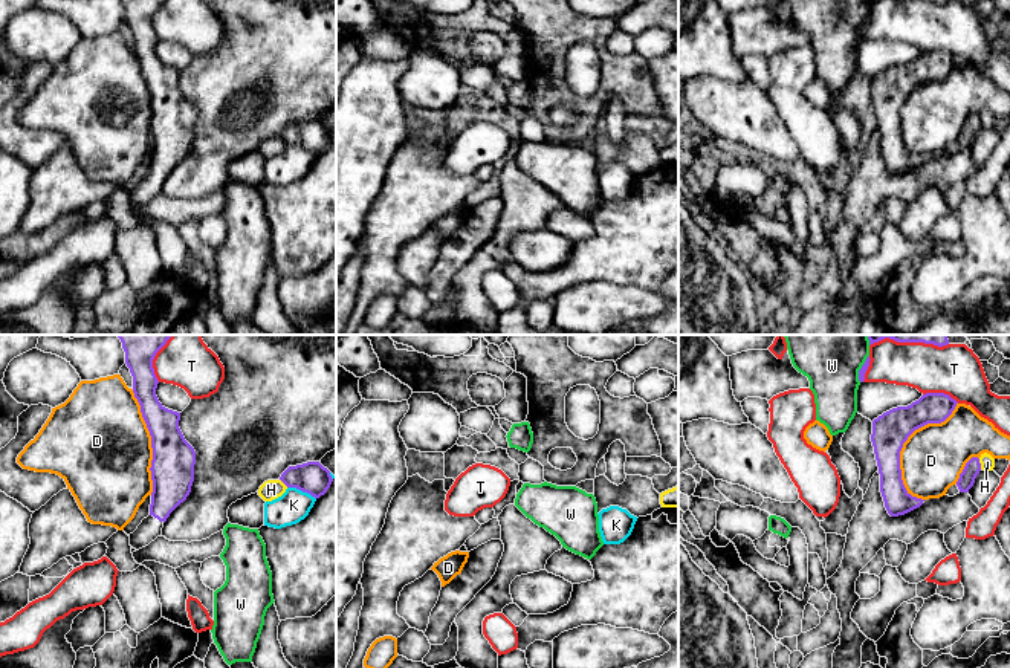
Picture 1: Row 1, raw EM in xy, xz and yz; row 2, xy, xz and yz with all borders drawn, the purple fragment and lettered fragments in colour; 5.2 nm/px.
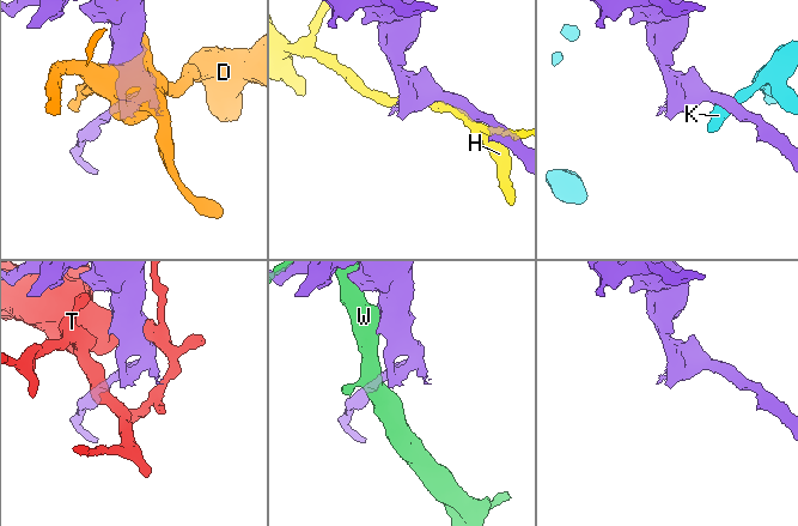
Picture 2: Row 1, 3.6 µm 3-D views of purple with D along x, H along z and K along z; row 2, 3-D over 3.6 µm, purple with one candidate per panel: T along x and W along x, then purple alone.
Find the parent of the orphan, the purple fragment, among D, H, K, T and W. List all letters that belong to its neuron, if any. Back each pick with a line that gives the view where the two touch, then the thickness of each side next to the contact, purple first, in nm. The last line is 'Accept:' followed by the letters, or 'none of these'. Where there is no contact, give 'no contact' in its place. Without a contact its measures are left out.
Accept: none of these

